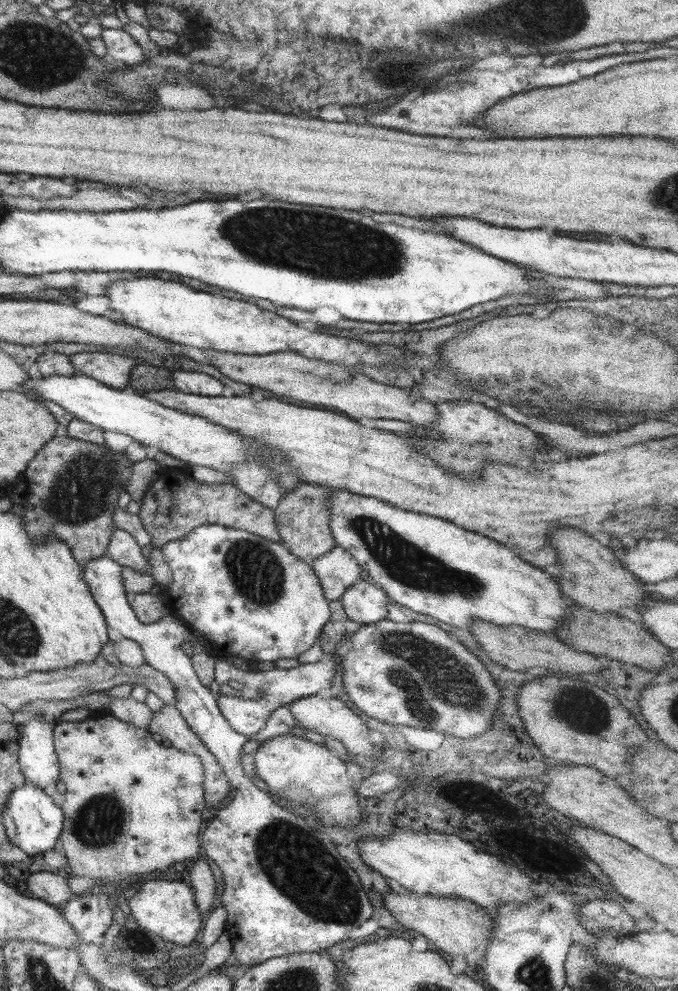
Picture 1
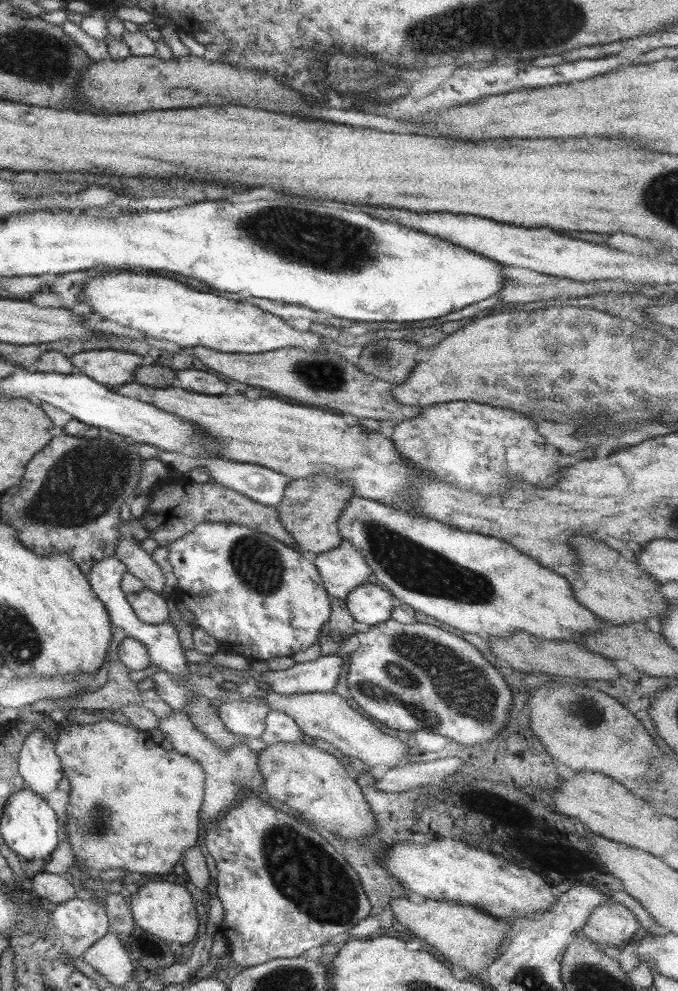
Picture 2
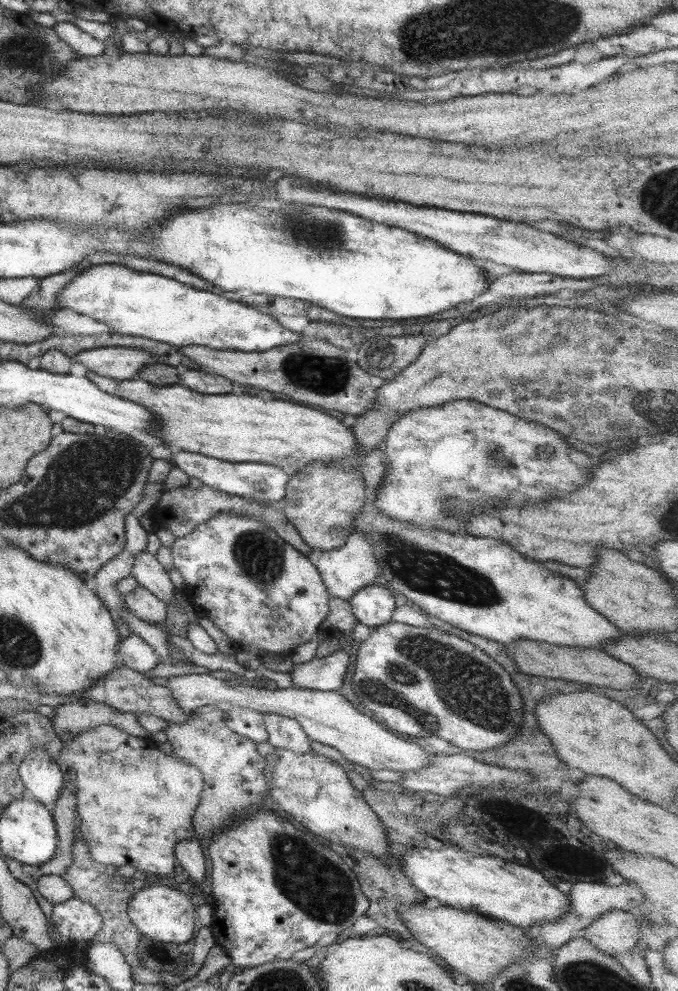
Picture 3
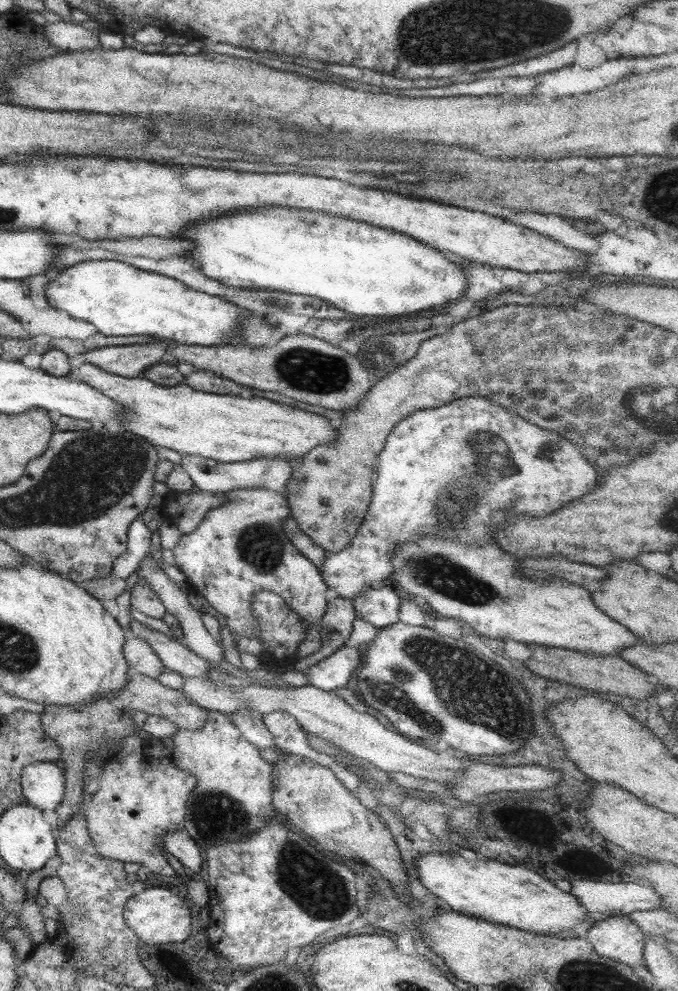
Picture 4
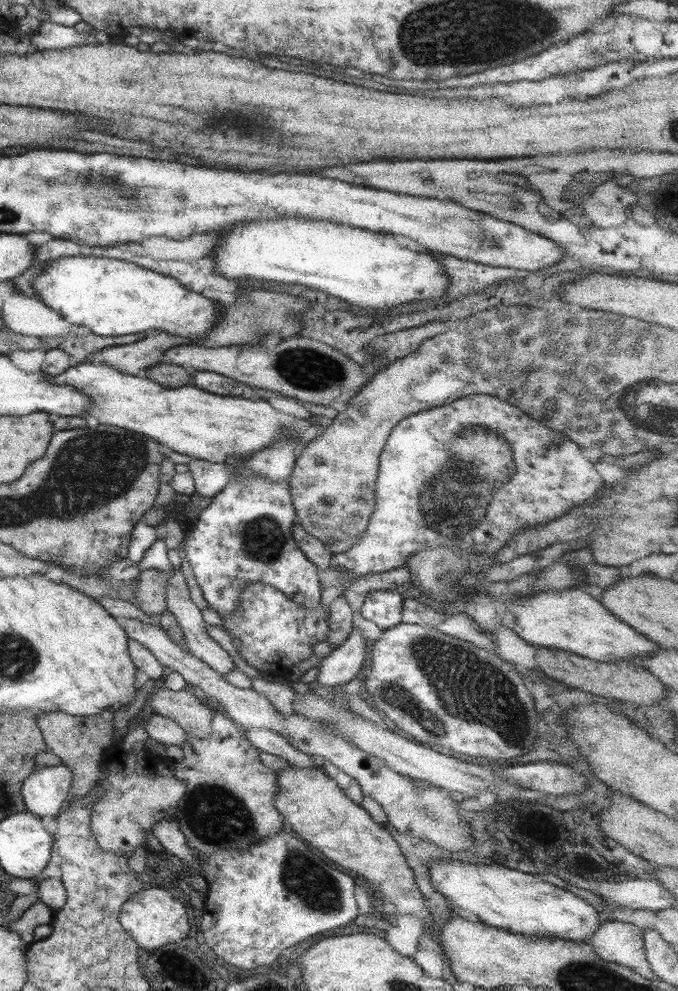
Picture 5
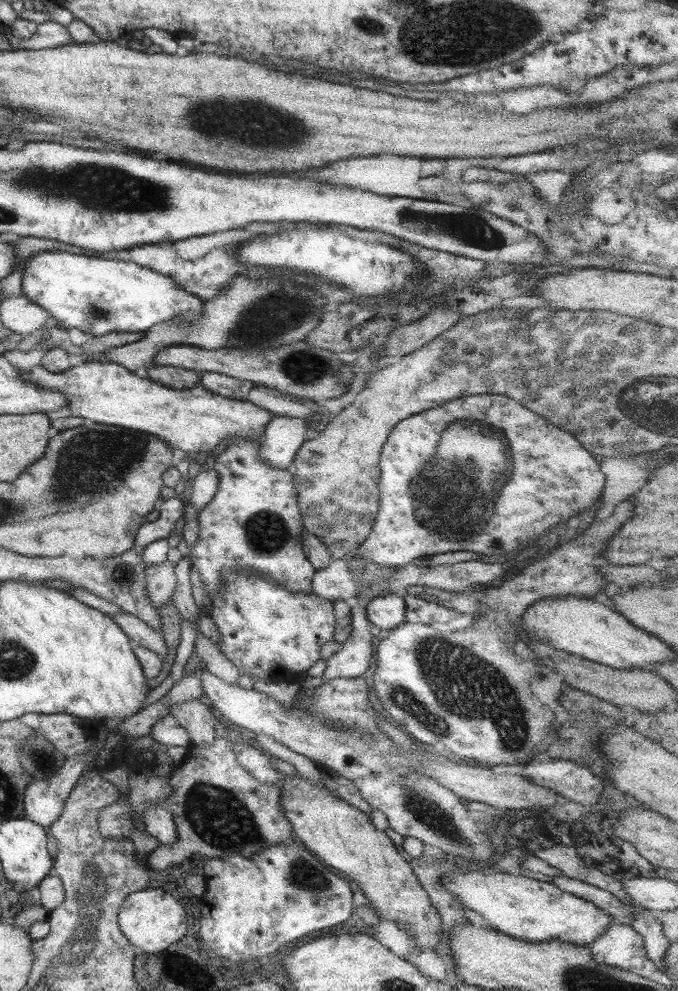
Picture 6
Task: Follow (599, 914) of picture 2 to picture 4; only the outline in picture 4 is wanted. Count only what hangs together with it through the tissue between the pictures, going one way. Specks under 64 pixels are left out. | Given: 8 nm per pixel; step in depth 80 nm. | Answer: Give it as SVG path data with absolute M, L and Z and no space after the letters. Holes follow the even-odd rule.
M610 915L588 928L585 939L600 957L636 969L643 958L643 935L627 915Z

